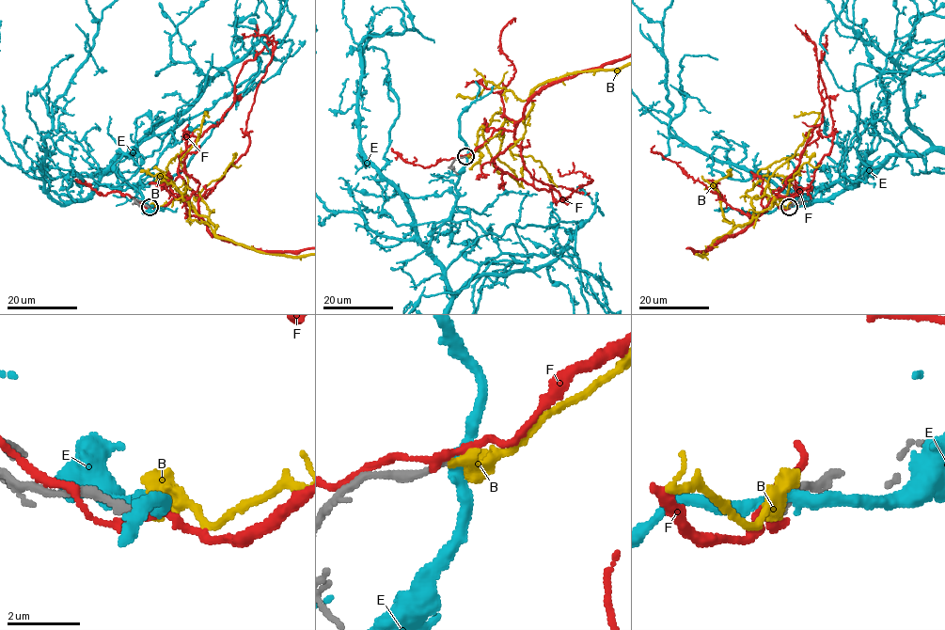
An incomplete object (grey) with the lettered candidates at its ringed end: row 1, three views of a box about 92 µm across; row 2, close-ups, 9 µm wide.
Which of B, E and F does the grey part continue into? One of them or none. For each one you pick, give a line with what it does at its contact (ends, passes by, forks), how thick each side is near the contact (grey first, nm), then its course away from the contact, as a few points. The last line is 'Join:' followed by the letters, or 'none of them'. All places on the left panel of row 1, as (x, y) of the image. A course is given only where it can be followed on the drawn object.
B: it ends; calibres 200 and 360 nm
Join: B

